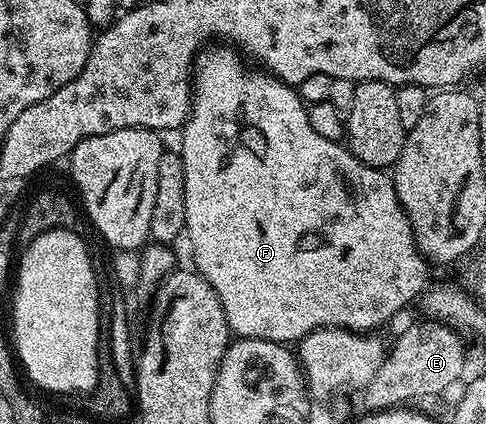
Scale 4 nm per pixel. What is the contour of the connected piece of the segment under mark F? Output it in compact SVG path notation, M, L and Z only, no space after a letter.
M211 45L199 52L193 68L191 116L181 128L185 165L185 239L191 242L194 270L213 285L225 309L227 323L240 339L264 339L284 345L294 344L318 327L344 327L346 331L371 333L382 323L391 323L394 314L415 299L418 300L429 286L429 264L417 249L413 229L395 192L395 180L386 170L365 165L342 142L325 141L309 125L307 107L292 84L283 83L273 74L243 64L244 56L231 45Z

